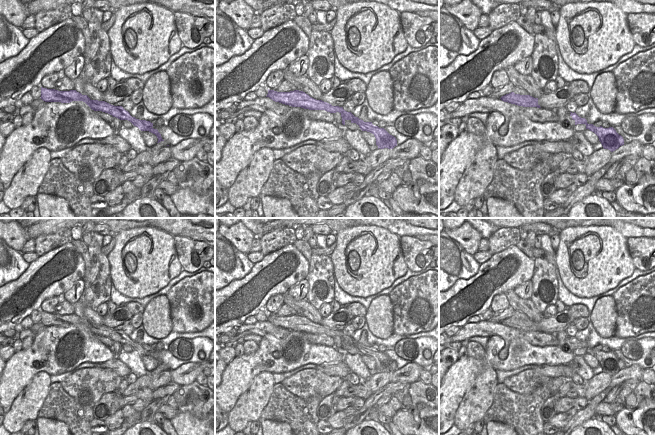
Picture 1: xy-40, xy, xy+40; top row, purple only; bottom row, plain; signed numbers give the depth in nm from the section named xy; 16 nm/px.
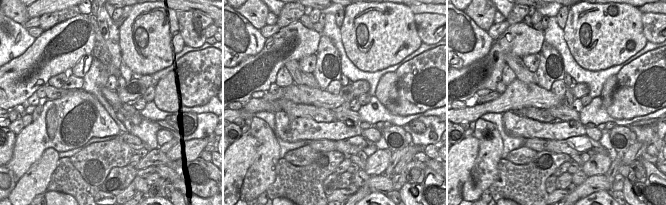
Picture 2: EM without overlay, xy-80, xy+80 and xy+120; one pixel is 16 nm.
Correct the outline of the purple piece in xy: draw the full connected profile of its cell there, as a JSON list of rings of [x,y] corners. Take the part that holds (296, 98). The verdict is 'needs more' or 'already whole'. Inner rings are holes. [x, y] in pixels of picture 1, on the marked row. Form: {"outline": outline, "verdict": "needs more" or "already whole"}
{"outline": [[[268,89],[268,94],[266,97],[269,97],[275,102],[292,107],[301,107],[309,110],[325,110],[330,113],[339,112],[342,117],[343,125],[345,125],[346,120],[350,120],[351,123],[356,123],[362,131],[372,133],[376,138],[376,145],[378,146],[378,149],[393,149],[395,146],[397,146],[396,138],[390,135],[384,128],[374,126],[372,122],[364,122],[358,117],[355,117],[351,112],[345,111],[343,107],[332,106],[331,104],[322,100],[316,100],[303,91],[294,90],[290,92],[277,92]]], "verdict": "already whole"}

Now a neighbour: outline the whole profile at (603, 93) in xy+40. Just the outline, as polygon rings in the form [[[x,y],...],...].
[[[604,72],[598,75],[589,92],[595,107],[602,114],[610,114],[615,110],[617,87],[614,74]]]

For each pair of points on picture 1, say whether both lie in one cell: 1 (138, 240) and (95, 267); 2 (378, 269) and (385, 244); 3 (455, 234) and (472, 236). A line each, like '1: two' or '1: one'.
1: two
2: one
3: one

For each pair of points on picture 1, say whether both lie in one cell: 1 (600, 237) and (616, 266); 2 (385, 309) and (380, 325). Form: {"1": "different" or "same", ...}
{"1": "same", "2": "same"}

